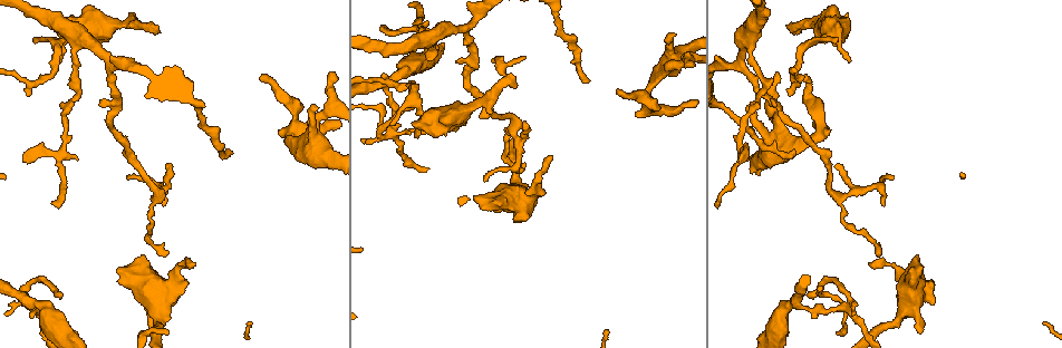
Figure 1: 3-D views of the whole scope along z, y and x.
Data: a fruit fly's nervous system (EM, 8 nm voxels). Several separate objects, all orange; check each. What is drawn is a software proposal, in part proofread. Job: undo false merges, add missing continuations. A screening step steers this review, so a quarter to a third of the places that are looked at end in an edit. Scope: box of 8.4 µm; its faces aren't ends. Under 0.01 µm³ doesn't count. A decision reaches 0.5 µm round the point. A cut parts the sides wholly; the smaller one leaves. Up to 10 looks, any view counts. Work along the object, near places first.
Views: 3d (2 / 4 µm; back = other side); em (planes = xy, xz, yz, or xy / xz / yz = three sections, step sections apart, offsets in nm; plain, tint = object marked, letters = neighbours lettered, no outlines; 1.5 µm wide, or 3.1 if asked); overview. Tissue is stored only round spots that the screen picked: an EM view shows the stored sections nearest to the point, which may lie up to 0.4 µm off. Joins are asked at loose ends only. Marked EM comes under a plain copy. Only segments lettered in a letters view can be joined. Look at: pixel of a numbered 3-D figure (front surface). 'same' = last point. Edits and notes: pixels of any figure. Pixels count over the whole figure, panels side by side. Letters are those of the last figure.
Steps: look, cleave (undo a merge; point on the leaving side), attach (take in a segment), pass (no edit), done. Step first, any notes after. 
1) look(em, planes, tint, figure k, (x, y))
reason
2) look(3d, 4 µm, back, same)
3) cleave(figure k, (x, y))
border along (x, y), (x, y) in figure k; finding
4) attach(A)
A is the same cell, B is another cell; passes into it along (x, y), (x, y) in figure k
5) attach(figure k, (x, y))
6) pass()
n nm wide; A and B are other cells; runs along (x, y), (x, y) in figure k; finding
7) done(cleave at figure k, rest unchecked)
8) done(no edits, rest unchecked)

look(em, planes, letters, figure 1, (259, 78))
an open end

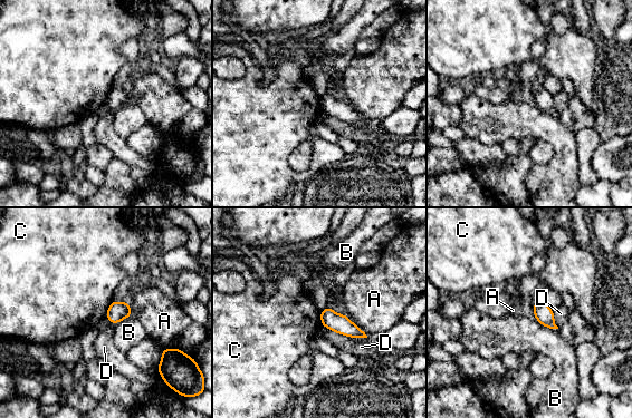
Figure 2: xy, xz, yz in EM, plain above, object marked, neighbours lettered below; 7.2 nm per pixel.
pass()
A, B, C and D are other cells; border along (113, 301), (105, 316) in figure 2; no lettered segment goes on from it

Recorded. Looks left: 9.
look(em, planes, letters, figure 1, (674, 32))
an open end

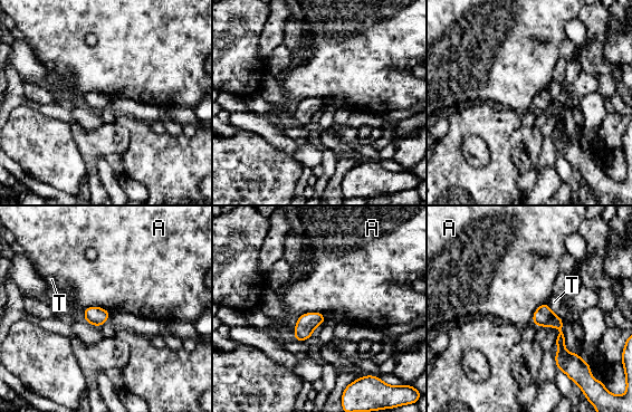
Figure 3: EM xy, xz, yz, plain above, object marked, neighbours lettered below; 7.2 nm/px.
pass()
A and T are other cells; runs along (542, 308), (559, 326), (562, 353), (574, 365) in figure 3; none of them fits

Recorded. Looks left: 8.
look(em, xz, step 8, letters, figure 1, (799, 32))
an open end

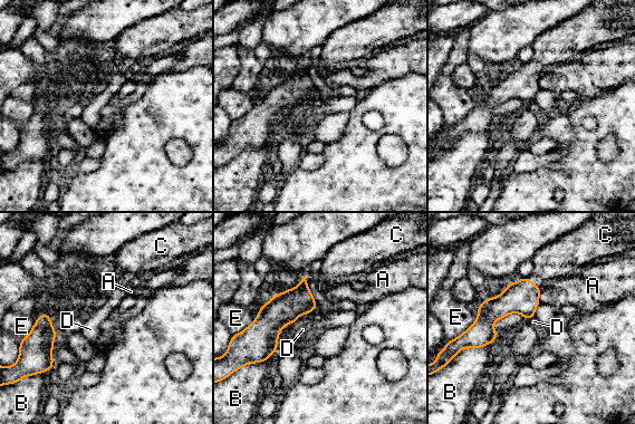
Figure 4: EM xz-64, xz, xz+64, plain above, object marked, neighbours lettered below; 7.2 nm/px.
look(em, planes, letters, same)
another direction

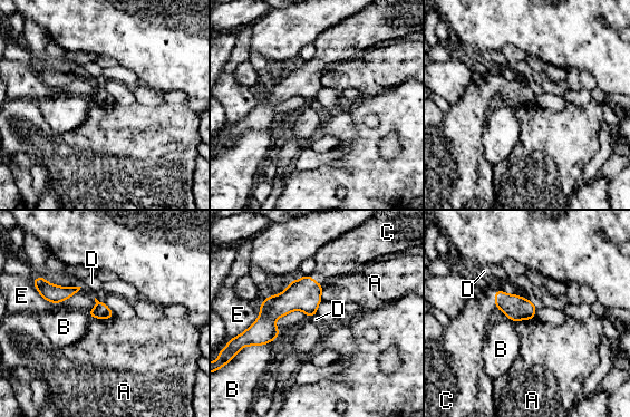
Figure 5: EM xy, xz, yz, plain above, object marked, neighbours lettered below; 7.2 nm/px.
attach(C)
110 nm wide; C is the same cell, A, B, D and E are other cells; passes into it along (515, 308), (495, 300), (472, 323) in figure 5; it goes on there

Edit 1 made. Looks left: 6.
look(overview)
see it whole again

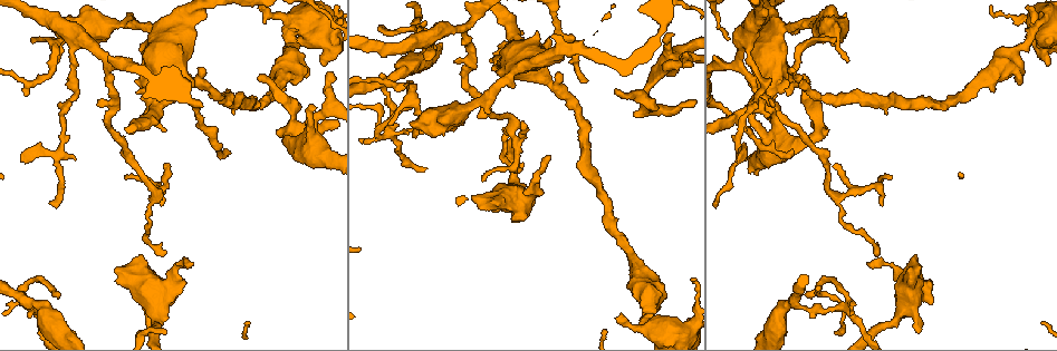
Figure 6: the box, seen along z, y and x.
look(em, yz, step 8, letters, figure 6, (530, 183))
calibre changes

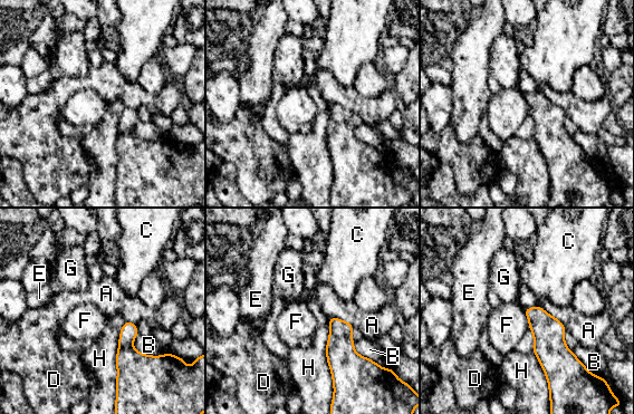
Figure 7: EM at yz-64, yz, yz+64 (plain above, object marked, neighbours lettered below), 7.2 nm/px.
pass()
50 nm wide; A, B, C, D, E, F, G and H are other cells; all the same cell

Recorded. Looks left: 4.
done(attach at figure 5, rest unchecked)

